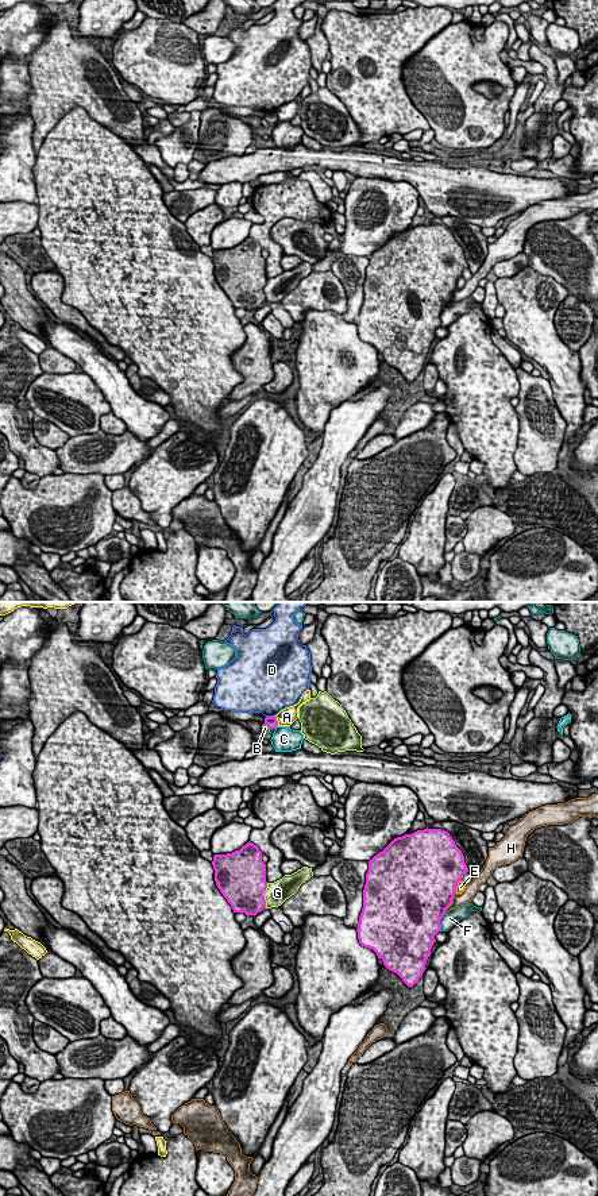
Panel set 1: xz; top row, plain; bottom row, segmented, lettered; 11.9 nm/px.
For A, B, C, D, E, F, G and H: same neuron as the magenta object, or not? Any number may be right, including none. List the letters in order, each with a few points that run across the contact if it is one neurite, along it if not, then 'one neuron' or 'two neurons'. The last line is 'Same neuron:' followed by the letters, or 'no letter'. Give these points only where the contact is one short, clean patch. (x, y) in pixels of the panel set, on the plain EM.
A: two neurons
B: line xz (263, 119), (269, 124); two neurons
C: two neurons
D: two neurons
E: two neurons
F: two neurons
G: two neurons
H: two neurons
Same neuron: no letter

